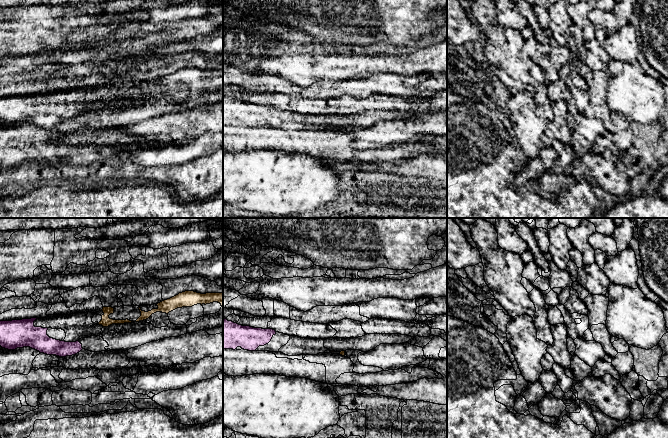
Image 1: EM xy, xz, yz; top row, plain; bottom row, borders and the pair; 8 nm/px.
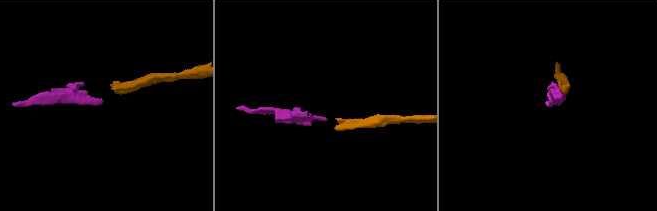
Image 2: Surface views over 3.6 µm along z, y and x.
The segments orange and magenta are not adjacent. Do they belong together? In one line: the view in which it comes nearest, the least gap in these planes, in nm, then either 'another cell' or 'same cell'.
nearest in xy; 220 nm apart; same cell

